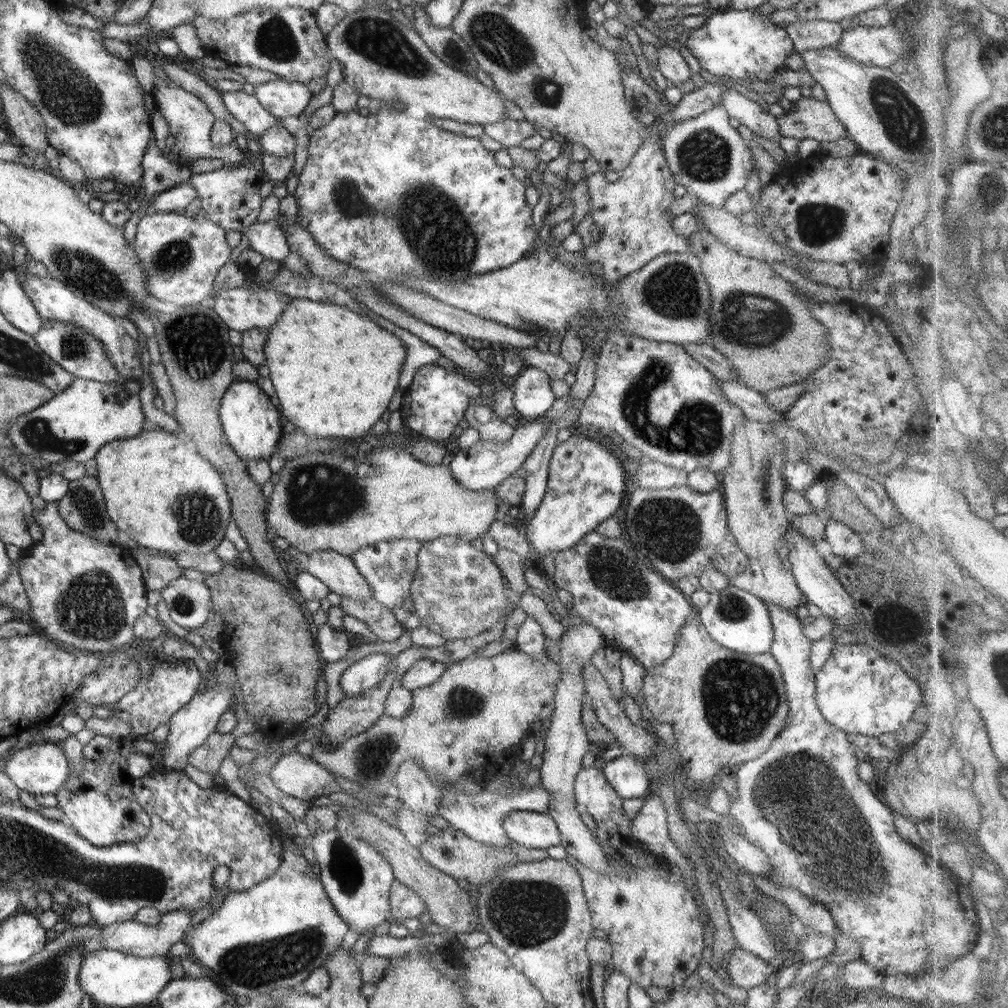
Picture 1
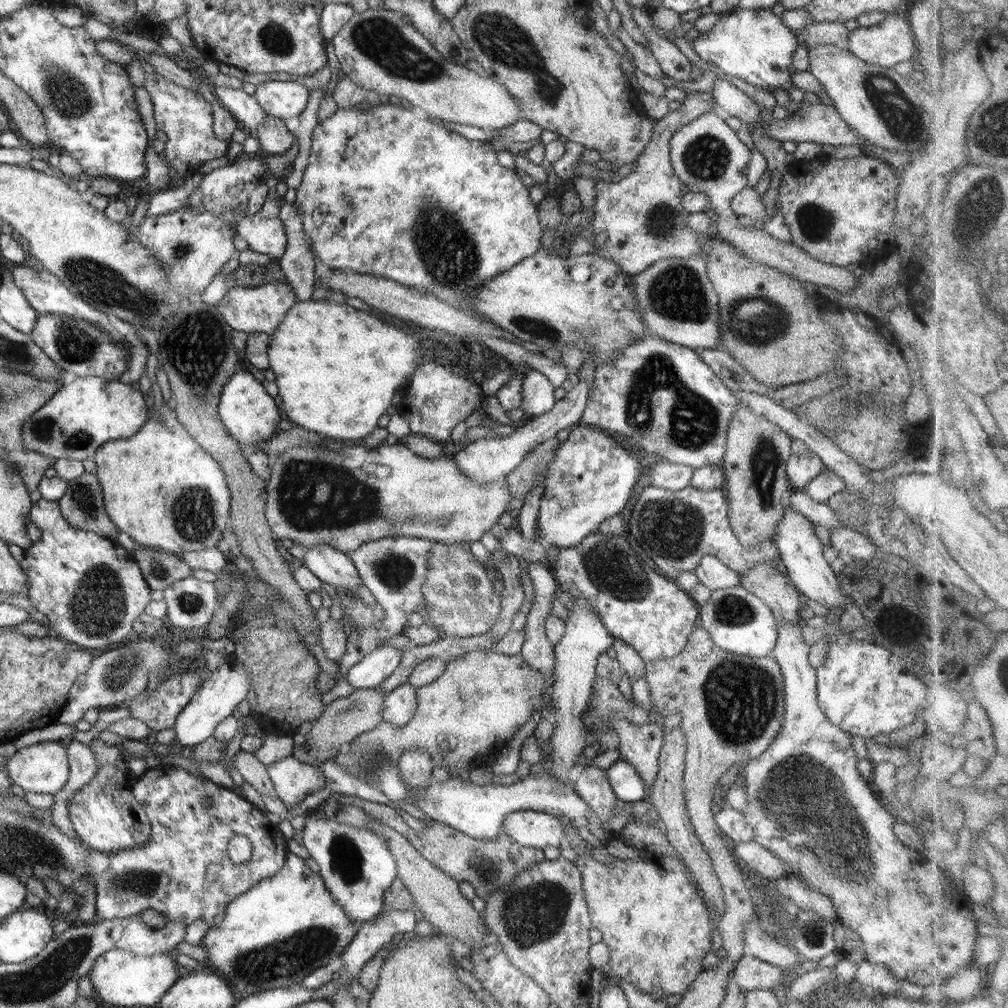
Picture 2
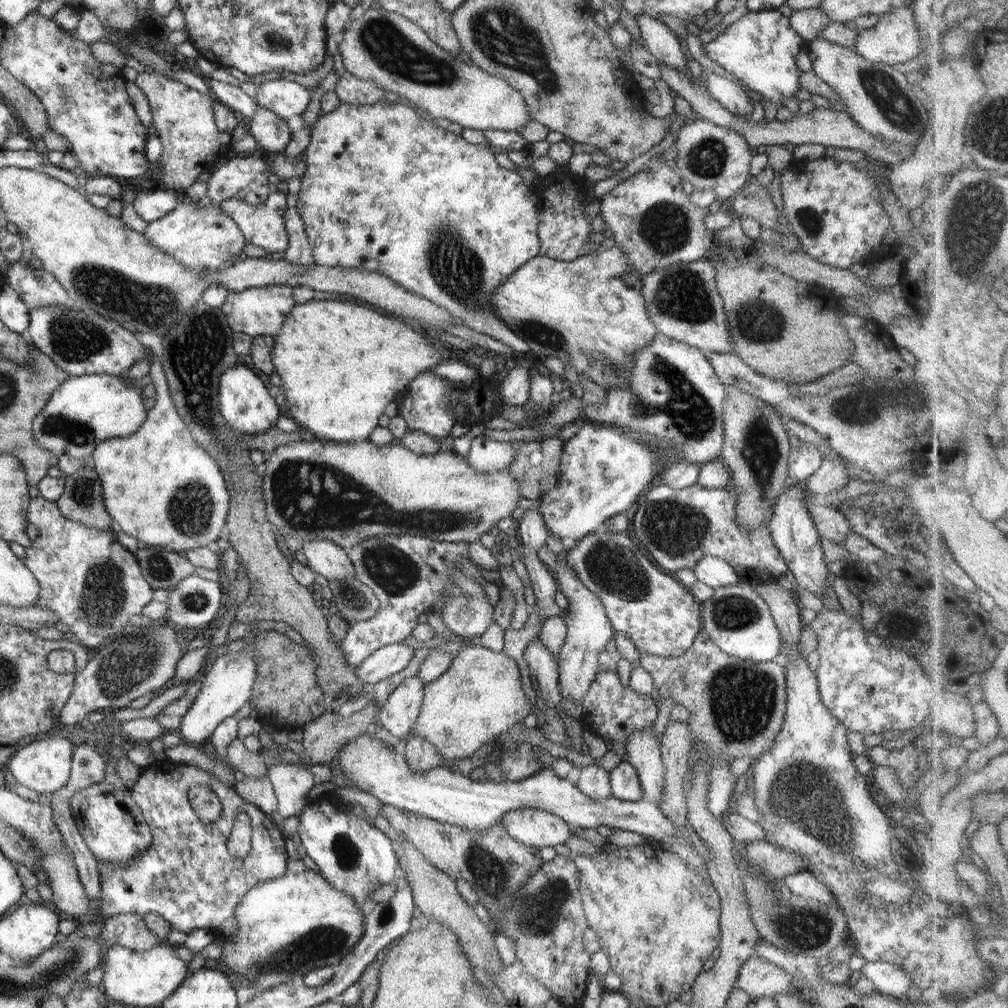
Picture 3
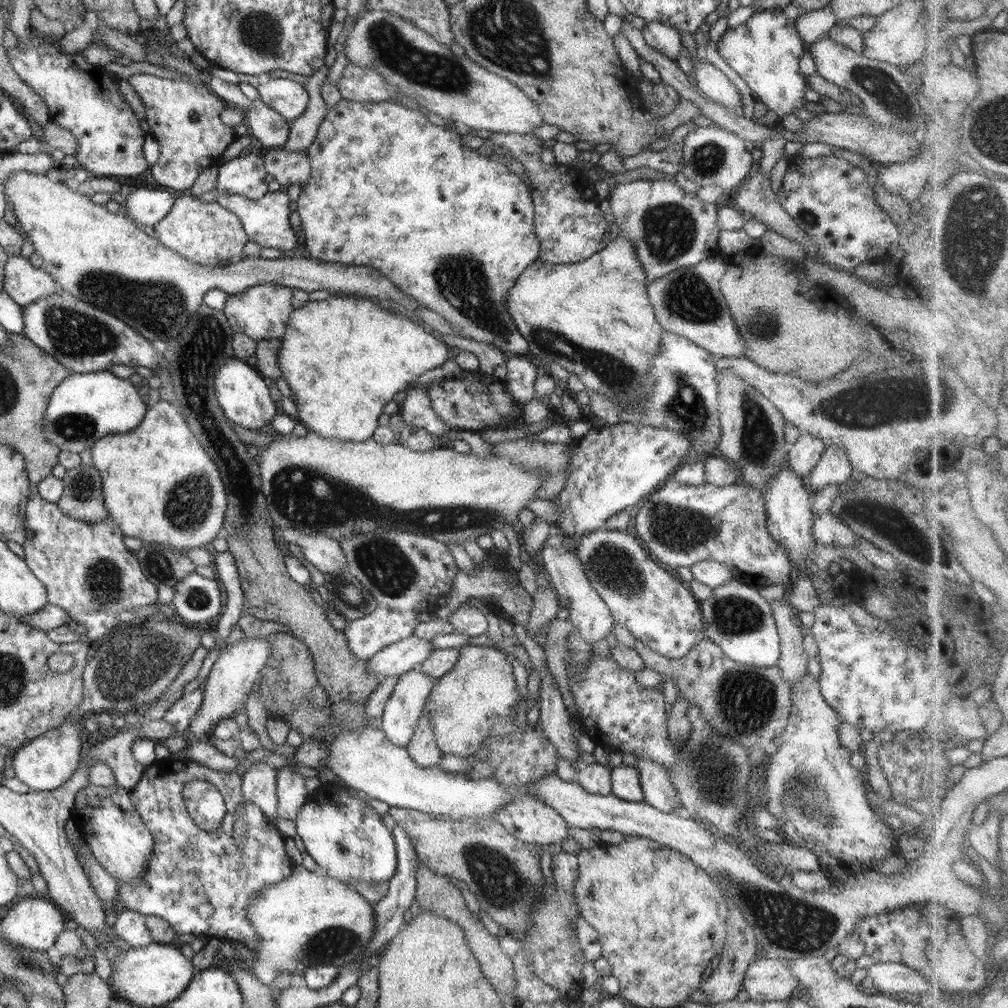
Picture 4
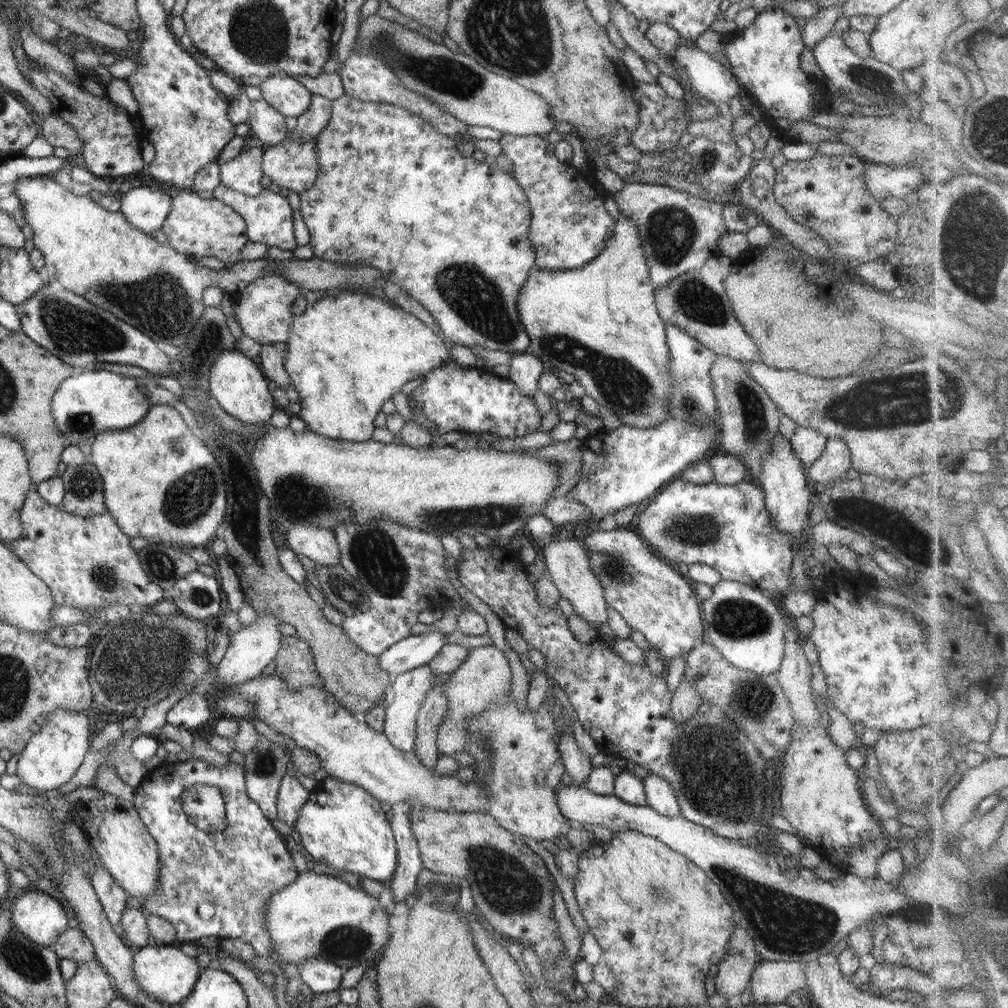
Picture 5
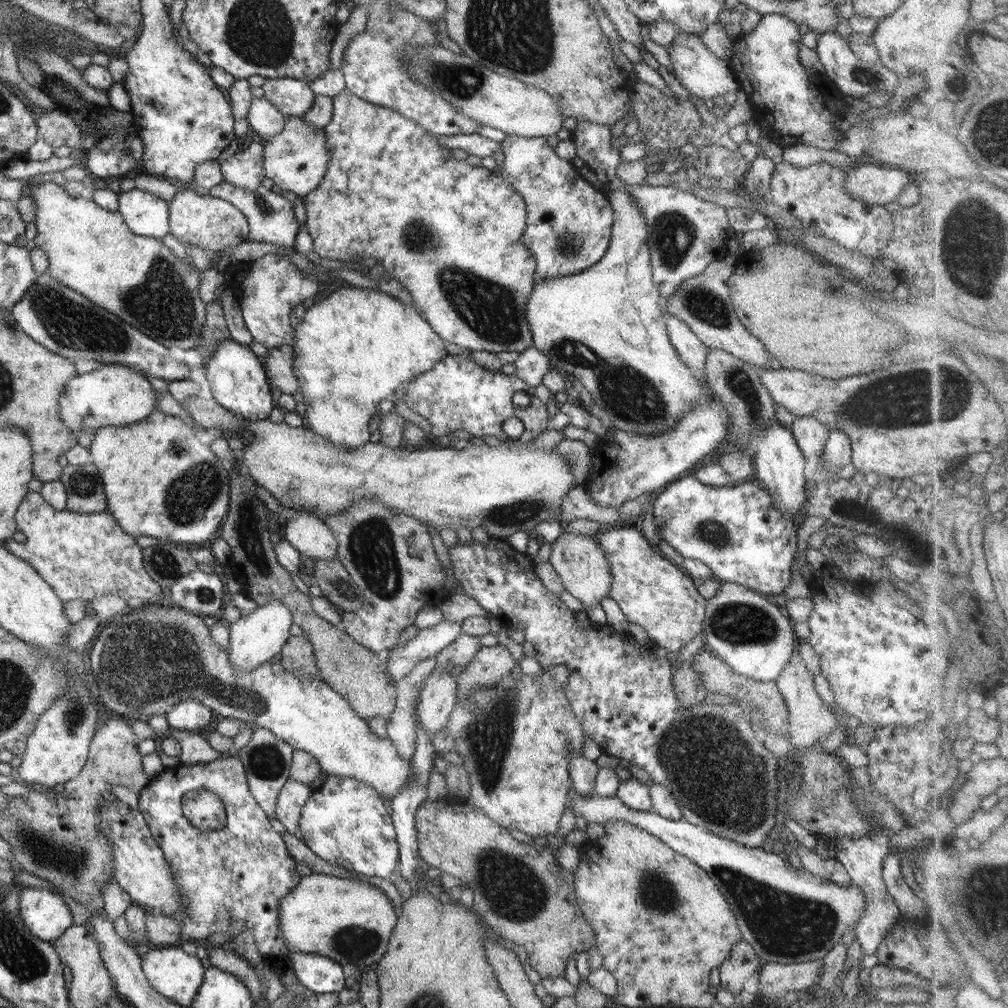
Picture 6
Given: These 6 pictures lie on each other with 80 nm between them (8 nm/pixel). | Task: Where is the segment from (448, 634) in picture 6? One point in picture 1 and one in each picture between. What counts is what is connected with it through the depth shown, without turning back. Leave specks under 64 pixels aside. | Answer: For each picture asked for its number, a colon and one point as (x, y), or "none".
1: (362, 675)
2: (372, 670)
3: (389, 660)
4: (400, 657)
5: (414, 651)

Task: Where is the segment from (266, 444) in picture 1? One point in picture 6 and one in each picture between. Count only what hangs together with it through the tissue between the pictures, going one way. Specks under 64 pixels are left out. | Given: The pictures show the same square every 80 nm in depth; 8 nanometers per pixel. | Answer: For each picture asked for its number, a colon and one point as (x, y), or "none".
2: (251, 417)
3: (244, 401)
4: (243, 394)
5: (235, 381)
6: (238, 381)

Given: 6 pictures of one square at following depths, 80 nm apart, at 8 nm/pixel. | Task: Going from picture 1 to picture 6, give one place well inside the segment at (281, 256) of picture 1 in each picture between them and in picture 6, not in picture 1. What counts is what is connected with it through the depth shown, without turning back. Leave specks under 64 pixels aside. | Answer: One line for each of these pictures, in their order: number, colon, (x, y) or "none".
2: (265, 235)
3: (262, 225)
4: (266, 221)
5: (268, 217)
6: (270, 216)

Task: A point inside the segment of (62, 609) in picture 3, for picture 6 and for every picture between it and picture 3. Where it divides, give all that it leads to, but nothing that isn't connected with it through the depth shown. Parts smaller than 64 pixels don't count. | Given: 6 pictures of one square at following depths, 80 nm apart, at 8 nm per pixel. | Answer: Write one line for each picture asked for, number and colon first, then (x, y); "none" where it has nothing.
4: (89, 572)
5: (88, 562)
6: (83, 557)

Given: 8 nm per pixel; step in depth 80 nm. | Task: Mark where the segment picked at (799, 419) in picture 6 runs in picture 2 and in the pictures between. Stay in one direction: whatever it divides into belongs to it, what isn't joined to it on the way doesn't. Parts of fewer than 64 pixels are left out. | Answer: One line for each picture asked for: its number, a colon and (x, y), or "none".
2: (800, 470)
3: (803, 462)
4: (802, 456)
5: (808, 444)

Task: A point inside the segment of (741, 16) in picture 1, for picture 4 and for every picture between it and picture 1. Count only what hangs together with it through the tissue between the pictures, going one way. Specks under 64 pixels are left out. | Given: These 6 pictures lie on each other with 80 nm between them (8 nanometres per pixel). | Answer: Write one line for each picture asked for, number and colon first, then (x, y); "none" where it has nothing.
2: (755, 46)
3: (760, 49)
4: (766, 51)

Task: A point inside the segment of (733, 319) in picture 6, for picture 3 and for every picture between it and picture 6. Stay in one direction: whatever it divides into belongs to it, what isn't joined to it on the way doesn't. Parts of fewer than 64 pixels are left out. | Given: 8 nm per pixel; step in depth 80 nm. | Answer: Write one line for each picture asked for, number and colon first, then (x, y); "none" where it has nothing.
3: (682, 300)
4: (688, 301)
5: (695, 301)

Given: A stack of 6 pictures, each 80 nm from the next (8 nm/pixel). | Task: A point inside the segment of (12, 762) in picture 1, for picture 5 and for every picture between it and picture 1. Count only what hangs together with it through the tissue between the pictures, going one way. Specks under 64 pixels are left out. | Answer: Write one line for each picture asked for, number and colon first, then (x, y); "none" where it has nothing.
2: (42, 768)
3: (43, 766)
4: (45, 764)
5: (52, 757)

